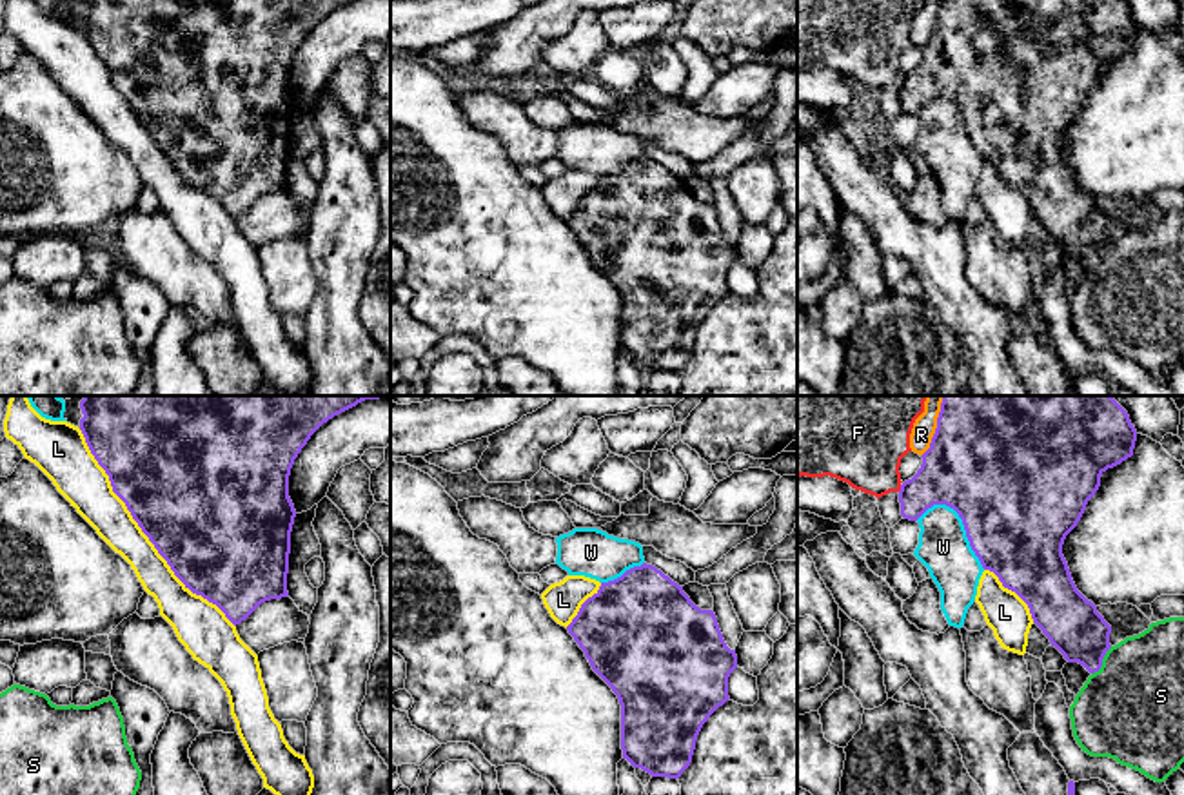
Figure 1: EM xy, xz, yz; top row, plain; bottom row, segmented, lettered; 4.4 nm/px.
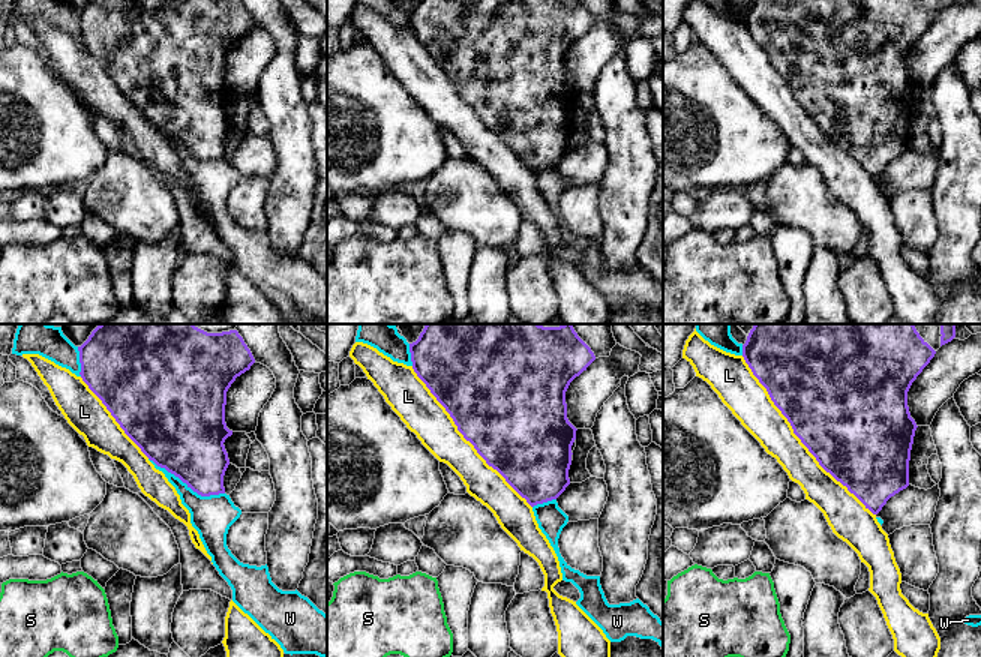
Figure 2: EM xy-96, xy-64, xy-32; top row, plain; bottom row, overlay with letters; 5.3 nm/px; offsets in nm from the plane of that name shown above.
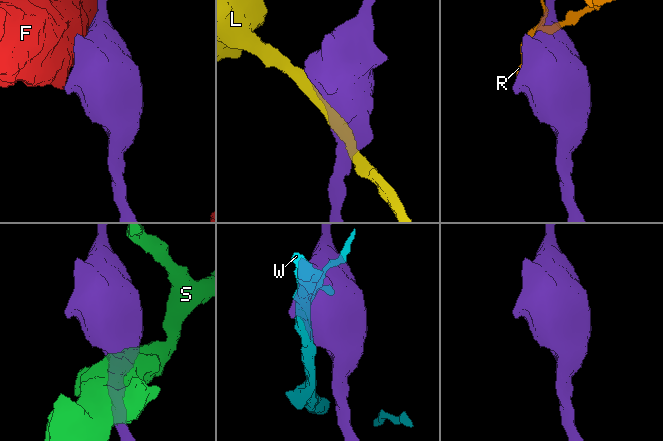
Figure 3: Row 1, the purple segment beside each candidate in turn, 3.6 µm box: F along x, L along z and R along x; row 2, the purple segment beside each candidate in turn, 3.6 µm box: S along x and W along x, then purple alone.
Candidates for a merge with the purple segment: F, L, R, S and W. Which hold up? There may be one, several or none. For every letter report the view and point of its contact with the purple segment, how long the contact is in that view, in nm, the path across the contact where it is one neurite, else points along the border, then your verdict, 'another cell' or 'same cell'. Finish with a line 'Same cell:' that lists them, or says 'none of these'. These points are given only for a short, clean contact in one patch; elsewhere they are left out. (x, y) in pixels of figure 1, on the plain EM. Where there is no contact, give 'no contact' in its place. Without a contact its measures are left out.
F: contact yz (901, 82); length 40 nm; border yz (901, 78), (897, 84); another cell
L: contact xy (142, 124); length 1100 nm; another cell
R: contact yz (936, 26); length 240 nm; another cell
S: contact yz (1101, 255); length 160 nm; another cell
W: contact yz (963, 115); length 380 nm; another cell
Same cell: none of these

